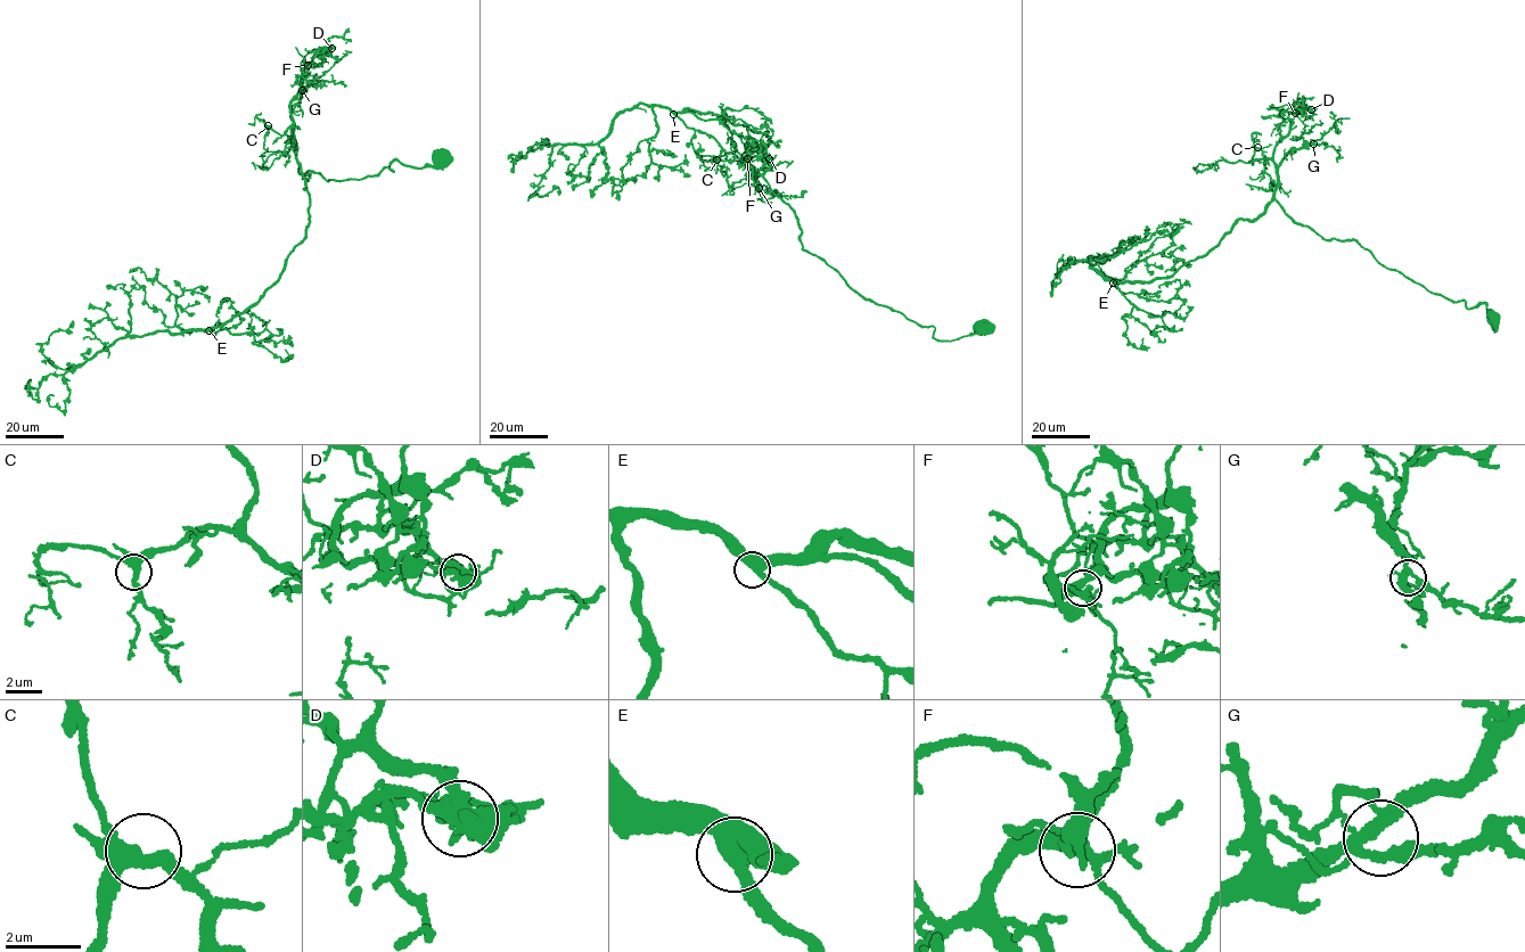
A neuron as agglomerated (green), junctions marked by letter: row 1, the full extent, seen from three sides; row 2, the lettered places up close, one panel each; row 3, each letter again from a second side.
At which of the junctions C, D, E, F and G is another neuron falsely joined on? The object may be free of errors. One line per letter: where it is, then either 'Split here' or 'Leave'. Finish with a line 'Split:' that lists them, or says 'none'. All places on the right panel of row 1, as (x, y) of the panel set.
C: Place: (1257, 147). Leave
D: Place: (1311, 109). Split here
E: Place: (1113, 282). Leave
F: Place: (1295, 113). Leave
G: Place: (1313, 144). Leave
Split: D

